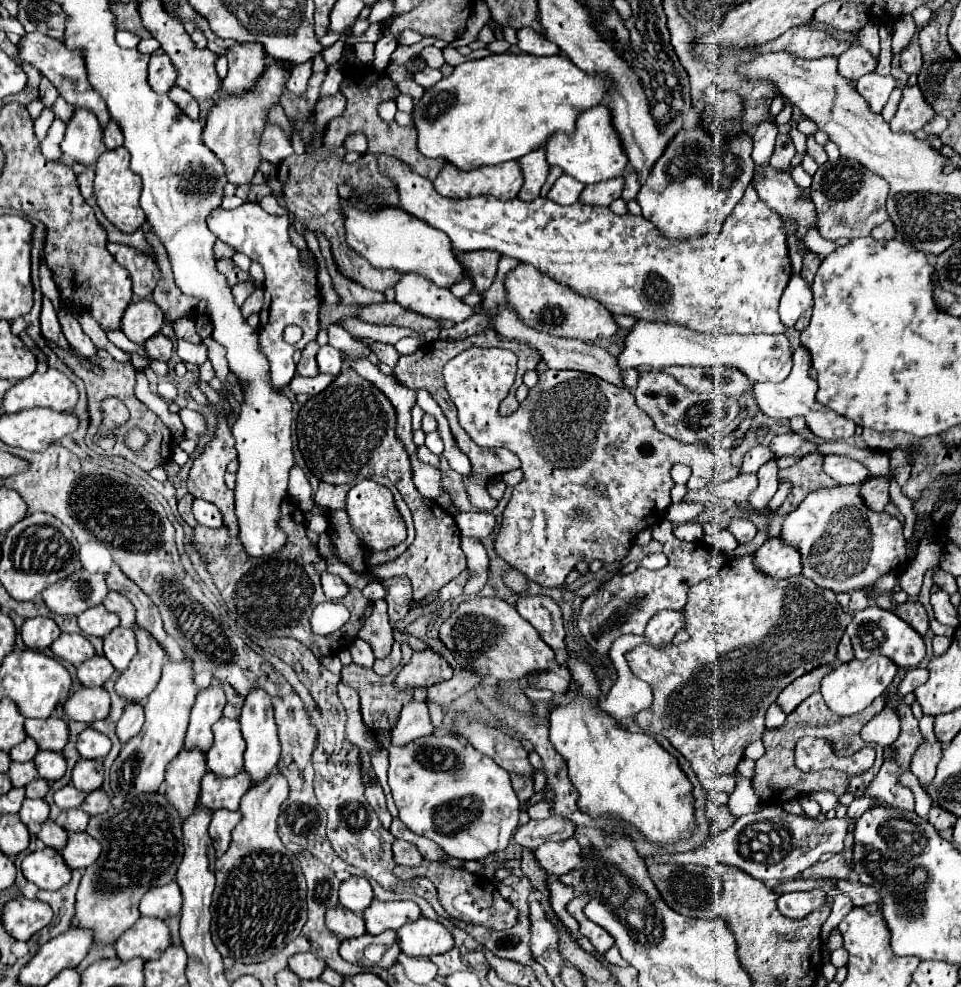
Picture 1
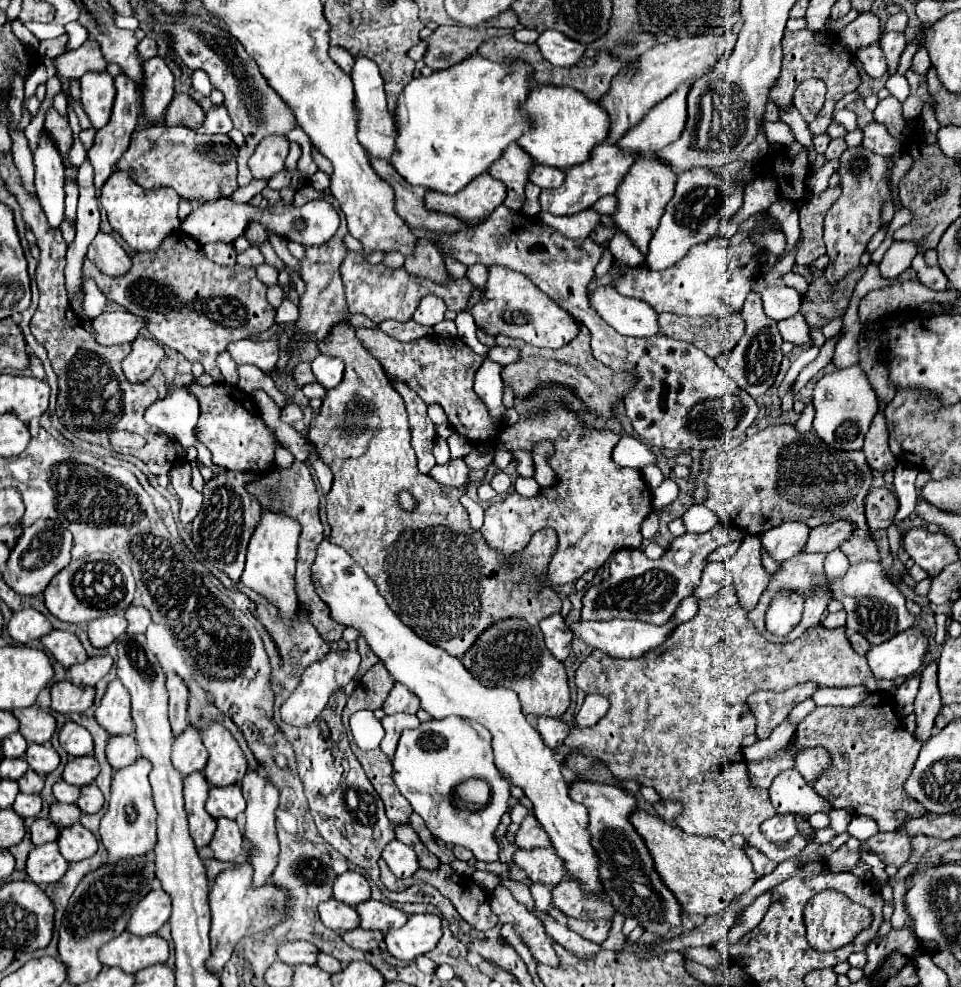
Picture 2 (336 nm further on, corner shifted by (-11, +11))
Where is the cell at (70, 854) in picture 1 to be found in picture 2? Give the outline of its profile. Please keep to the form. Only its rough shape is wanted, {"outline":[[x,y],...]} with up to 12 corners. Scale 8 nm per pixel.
{"outline":[[80,822],[60,830],[60,854],[68,862],[90,858],[96,836]]}

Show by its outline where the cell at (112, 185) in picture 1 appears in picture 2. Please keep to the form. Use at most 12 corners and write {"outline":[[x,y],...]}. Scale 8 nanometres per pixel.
{"outline":[[114,172],[100,202],[136,252],[180,228],[180,196]]}

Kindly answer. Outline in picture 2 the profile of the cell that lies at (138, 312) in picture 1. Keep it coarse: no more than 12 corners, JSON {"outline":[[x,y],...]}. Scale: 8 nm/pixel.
{"outline":[[126,310],[96,316],[96,342],[132,342],[144,320]]}

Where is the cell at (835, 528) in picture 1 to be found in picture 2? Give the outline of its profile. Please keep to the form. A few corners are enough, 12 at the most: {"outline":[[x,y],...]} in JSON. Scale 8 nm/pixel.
{"outline":[[786,522],[760,536],[776,562],[804,548],[810,528]]}

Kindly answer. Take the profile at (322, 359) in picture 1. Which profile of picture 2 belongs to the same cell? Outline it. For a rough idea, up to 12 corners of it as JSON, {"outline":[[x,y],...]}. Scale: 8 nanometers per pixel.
{"outline":[[316,356],[312,372],[326,388],[342,382],[344,362],[334,356]]}

